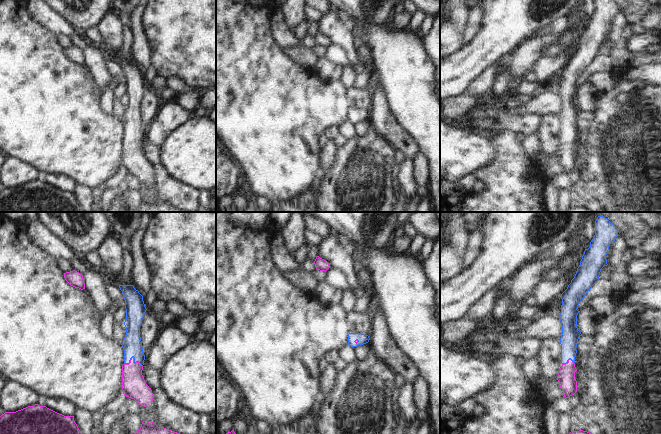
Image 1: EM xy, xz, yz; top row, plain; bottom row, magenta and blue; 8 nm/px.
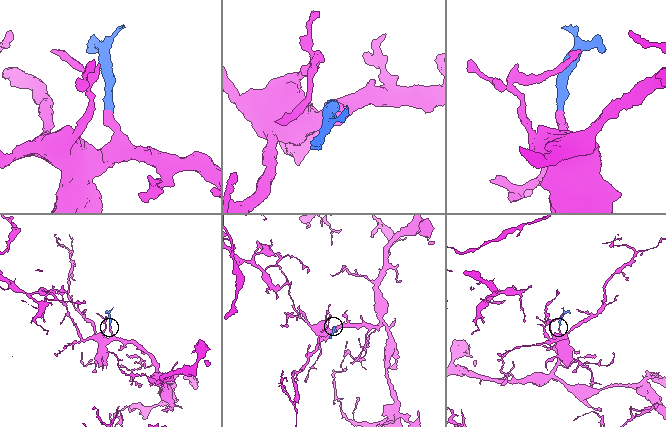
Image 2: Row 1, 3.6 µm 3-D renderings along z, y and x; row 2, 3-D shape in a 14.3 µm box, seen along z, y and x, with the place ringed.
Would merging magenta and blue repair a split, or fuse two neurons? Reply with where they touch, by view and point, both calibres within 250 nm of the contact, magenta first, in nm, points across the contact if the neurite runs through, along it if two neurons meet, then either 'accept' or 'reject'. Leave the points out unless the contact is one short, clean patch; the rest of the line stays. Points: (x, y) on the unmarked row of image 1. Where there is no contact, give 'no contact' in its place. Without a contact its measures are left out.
xy (133, 134) | 190/160 nm | across xy (134, 162), (133, 134), (132, 120) | accept

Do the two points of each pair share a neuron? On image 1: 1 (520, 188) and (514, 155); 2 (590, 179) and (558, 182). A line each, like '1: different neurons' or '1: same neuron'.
1: same neuron
2: different neurons

